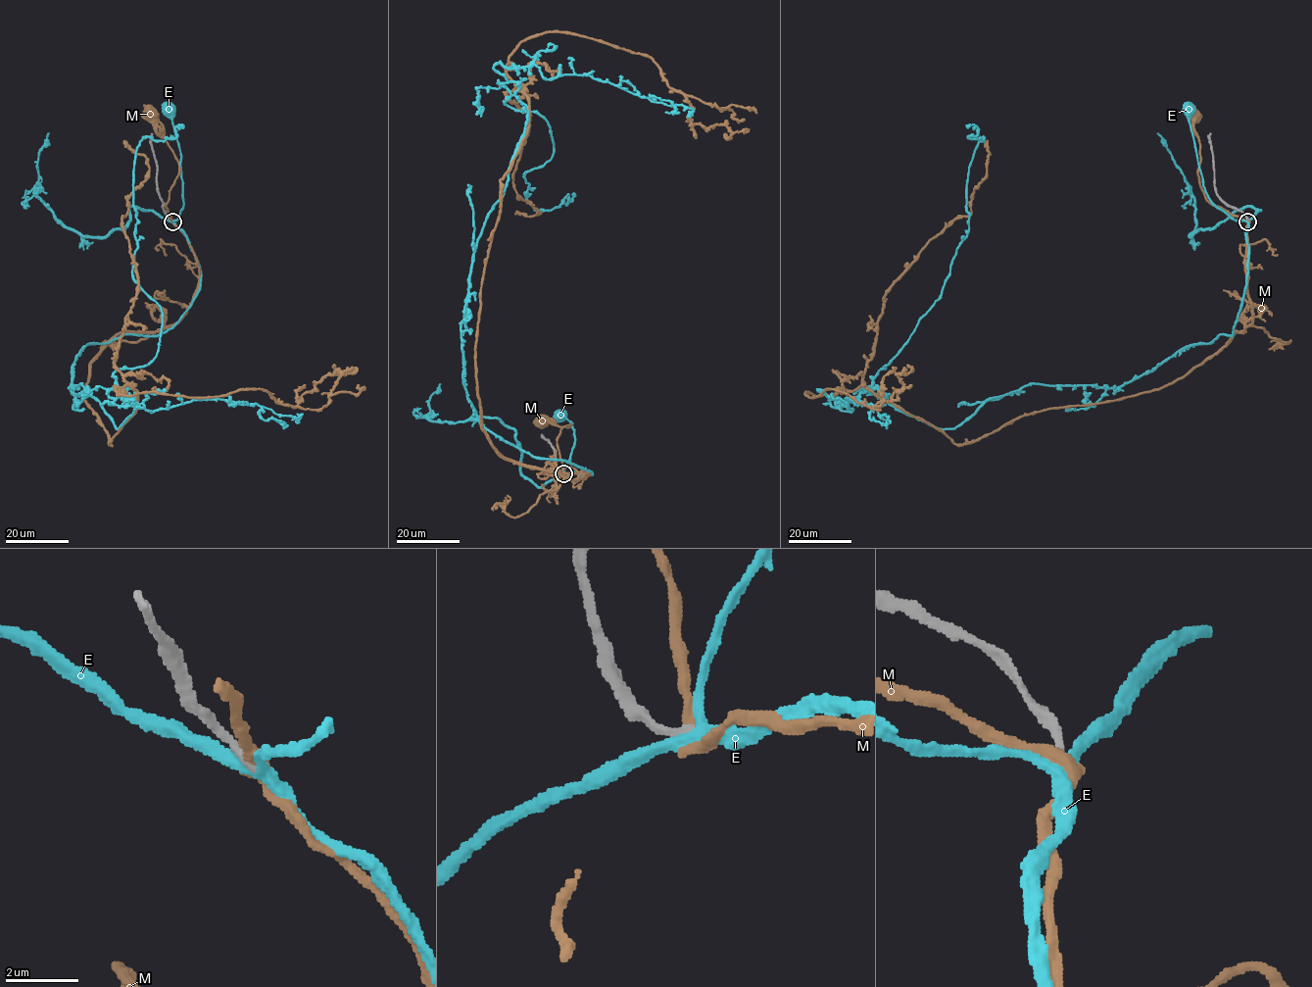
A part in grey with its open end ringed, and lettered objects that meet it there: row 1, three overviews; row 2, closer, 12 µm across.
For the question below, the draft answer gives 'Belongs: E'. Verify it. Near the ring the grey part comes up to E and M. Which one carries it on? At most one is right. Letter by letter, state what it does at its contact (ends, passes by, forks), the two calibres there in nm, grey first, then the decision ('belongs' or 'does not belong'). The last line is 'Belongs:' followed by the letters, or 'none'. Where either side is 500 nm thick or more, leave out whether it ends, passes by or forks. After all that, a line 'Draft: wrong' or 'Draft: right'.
E: it forks there; 280 nm thick on the grey side, 320 nm on the other; does not belong
M: it passes by; 280 nm thick on the grey side, 420 nm on the other; does not belong
Belongs: none
Draft: wrong

